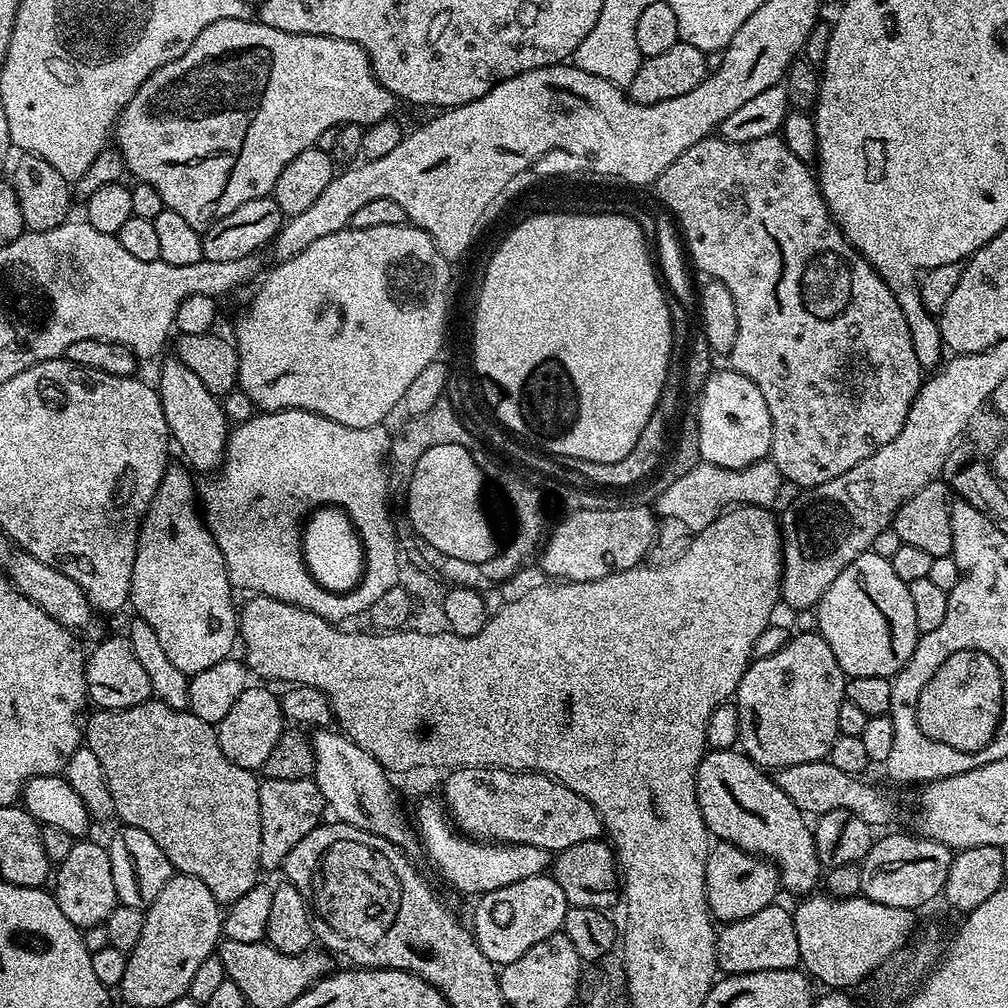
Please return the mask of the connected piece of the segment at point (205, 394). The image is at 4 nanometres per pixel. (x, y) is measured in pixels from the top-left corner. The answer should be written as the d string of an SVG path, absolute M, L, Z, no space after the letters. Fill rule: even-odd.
M169 358L161 366L158 391L162 410L166 414L168 431L175 447L176 444L180 447L181 454L189 460L187 463L197 473L215 473L223 465L224 451L228 449L230 435L230 423L228 424L223 410L220 409L221 401L202 384L202 379L198 378L197 374L175 358Z

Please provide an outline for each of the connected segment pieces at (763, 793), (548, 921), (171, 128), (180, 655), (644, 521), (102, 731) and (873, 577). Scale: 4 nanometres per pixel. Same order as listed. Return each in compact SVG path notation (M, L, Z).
M709 751L698 766L696 797L708 831L717 841L733 844L775 864L780 888L793 892L796 898L817 891L822 865L816 853L813 825L792 799L778 790L775 779L743 751Z
M548 874L485 892L477 900L480 901L476 904L470 928L482 954L497 966L522 958L530 946L538 946L542 938L550 938L550 934L561 931L570 907L566 894L562 894L562 886L558 886L558 882Z
M256 18L219 20L206 26L206 30L202 30L202 34L198 34L198 38L194 38L194 42L190 46L190 50L186 50L186 54L166 62L158 70L154 70L150 74L150 78L146 78L146 82L142 82L142 86L138 86L138 90L126 102L126 106L116 118L114 144L119 151L127 175L129 172L130 175L136 176L132 178L139 183L152 186L162 196L162 202L167 211L182 214L182 218L186 218L186 222L203 230L218 218L226 218L226 214L230 214L230 210L238 210L238 206L242 206L242 202L250 202L254 198L269 195L272 187L278 182L278 174L282 174L282 170L286 170L286 166L290 162L294 162L294 158L298 158L298 154L302 154L302 150L316 147L319 135L325 130L342 124L361 126L373 124L391 117L393 115L392 107L397 107L397 104L396 97L378 83L376 76L372 73L372 66L368 63L368 56L354 42L333 36L307 36L297 32L283 32L274 26L260 23Z
M165 467L160 485L140 524L128 595L130 608L136 611L133 613L152 627L170 662L190 678L214 666L214 662L222 662L233 655L232 647L238 644L238 608L232 605L234 585L228 578L222 550L218 550L218 542L210 534L198 507L198 488L192 485L193 473L187 467L172 467Z
M628 504L625 508L593 506L580 511L569 511L568 517L556 529L551 529L539 557L538 564L544 567L544 572L548 575L545 577L560 582L597 580L606 578L614 571L637 567L643 561L640 559L643 556L645 559L651 553L658 527L653 509L640 504Z
M149 698L138 706L101 708L93 711L93 713L93 716L88 720L88 724L86 720L83 725L82 736L86 741L86 747L94 750L94 754L98 754L98 762L102 762L102 774L106 774L106 782L110 786L110 798L116 807L115 815L117 817L121 816L124 819L121 821L127 827L146 830L146 834L150 834L150 838L154 838L154 842L158 842L158 846L162 846L162 854L166 854L166 858L172 863L173 869L181 876L198 878L198 882L203 882L210 889L210 894L214 894L214 898L221 906L233 904L235 900L242 898L242 894L246 894L246 890L250 890L258 883L259 876L256 875L261 875L262 872L260 867L262 814L258 802L261 781L256 780L257 773L253 769L243 768L234 762L230 762L230 758L226 758L226 754L222 754L220 738L213 725L202 722L202 718L198 718L193 712L187 710L179 712L155 698Z
M871 550L863 552L826 590L826 594L814 609L816 615L815 627L820 637L828 643L830 650L834 650L834 658L838 658L838 666L843 670L845 677L854 676L887 676L895 677L904 667L904 663L912 656L916 648L918 633L914 622L914 602L910 602L910 590L894 574L891 560L874 554Z

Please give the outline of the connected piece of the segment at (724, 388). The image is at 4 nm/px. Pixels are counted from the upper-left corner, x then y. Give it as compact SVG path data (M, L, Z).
M731 370L713 371L704 382L704 387L698 393L700 408L698 407L698 446L700 458L705 464L722 466L723 468L745 468L765 459L772 451L772 423L770 410L766 410L766 398L762 398L762 390L750 382L740 372Z

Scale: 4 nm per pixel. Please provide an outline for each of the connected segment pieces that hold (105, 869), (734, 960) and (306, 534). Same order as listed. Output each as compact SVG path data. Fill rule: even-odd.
M80 838L75 841L54 872L54 895L62 914L70 918L76 929L83 930L103 924L104 919L116 909L118 903L114 890L114 874L110 874L110 858L108 849L103 843L95 844L89 838Z
M773 902L758 910L758 914L750 914L750 918L724 924L716 937L716 963L719 971L724 974L739 974L796 968L800 964L800 951L798 930L792 918L793 913L789 909L787 912L780 902Z
M335 506L313 509L305 519L301 533L304 564L315 581L331 592L348 592L363 576L364 548L348 513Z

